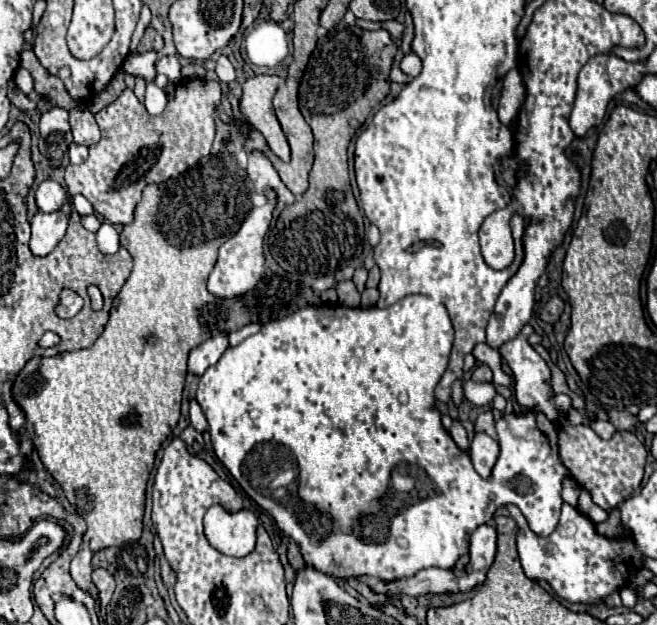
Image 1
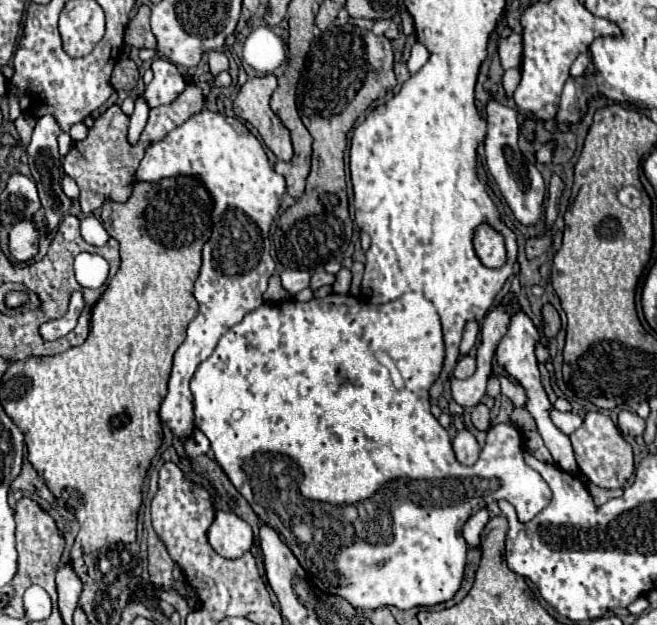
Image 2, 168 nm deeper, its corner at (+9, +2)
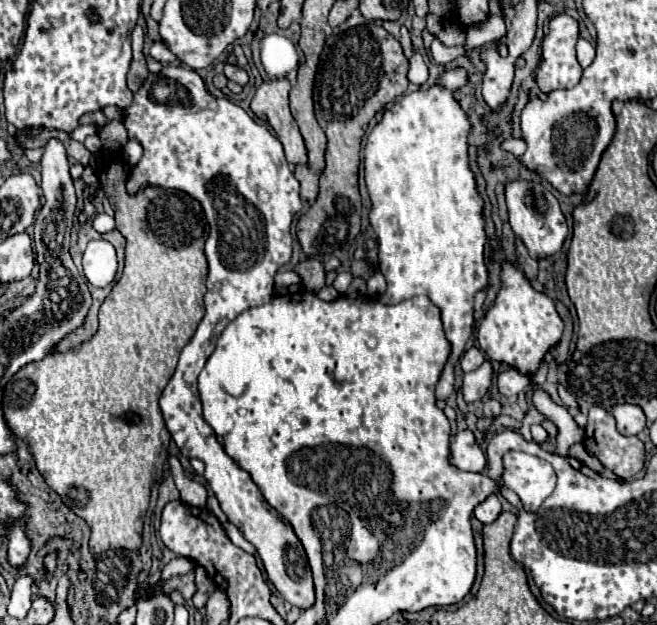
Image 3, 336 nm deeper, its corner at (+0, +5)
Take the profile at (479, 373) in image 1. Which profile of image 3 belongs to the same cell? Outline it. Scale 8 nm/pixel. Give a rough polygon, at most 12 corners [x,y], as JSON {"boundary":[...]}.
{"boundary":[[471,347],[461,357],[465,373],[475,371],[485,361],[481,349]]}

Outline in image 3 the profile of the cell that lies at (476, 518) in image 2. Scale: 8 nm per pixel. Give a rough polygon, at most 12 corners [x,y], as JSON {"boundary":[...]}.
{"boundary":[[489,495],[475,507],[481,523],[493,523],[501,513],[501,503]]}

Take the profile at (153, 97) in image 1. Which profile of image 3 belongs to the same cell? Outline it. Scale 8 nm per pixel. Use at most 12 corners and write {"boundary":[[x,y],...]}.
{"boundary":[[127,141],[123,151],[129,165],[135,167],[141,159],[141,143]]}

